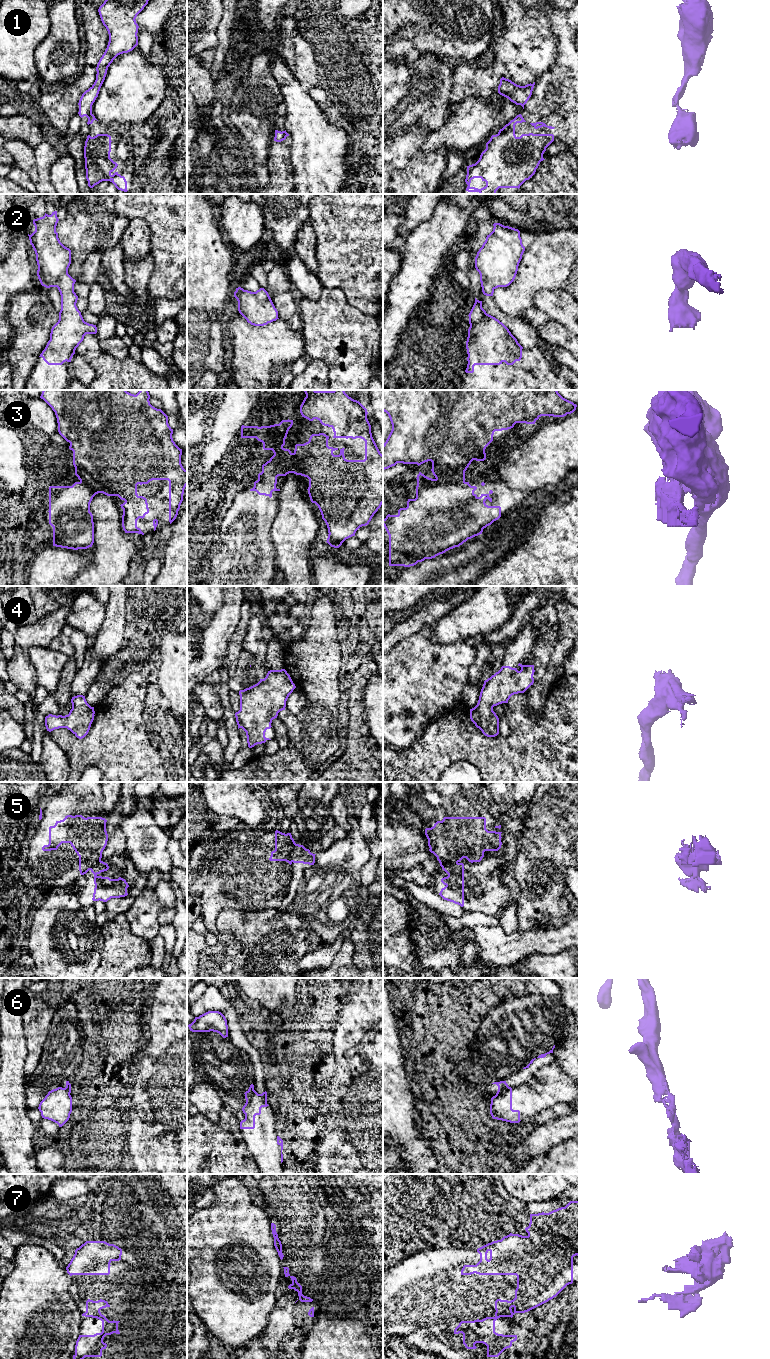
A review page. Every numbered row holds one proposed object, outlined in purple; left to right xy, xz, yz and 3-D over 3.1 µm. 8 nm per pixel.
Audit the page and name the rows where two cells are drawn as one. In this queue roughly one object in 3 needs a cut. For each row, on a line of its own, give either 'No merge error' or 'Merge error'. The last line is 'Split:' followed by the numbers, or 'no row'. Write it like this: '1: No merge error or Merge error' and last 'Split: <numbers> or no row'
1: Merge error
2: No merge error
3: Merge error
4: No merge error
5: Merge error
6: No merge error
7: Merge error
Split: 1, 3, 5, 7

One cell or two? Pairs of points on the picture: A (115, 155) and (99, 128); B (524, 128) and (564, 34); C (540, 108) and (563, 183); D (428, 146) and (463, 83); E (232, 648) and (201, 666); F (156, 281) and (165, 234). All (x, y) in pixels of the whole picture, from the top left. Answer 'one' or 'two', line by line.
A: one
B: one
C: two
D: two
E: two
F: one

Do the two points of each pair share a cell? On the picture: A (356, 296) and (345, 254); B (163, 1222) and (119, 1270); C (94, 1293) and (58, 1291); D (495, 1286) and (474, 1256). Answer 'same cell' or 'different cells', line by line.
A: same cell
B: different cells
C: different cells
D: different cells

